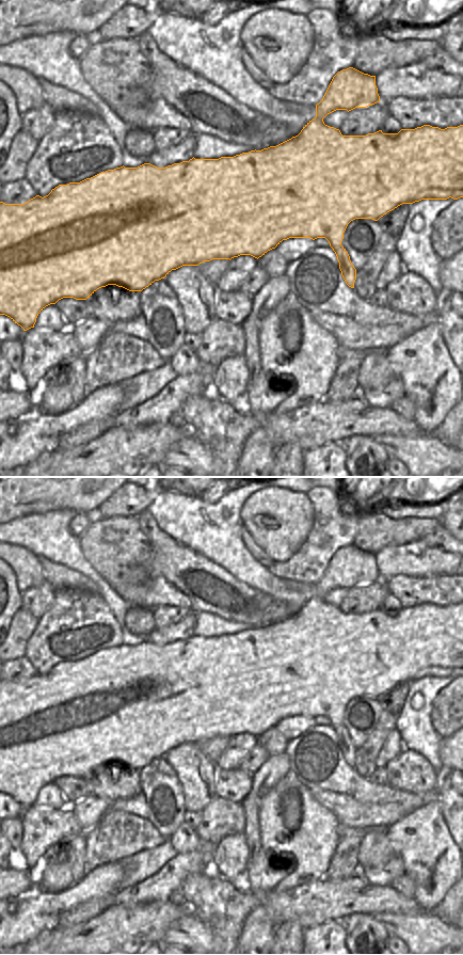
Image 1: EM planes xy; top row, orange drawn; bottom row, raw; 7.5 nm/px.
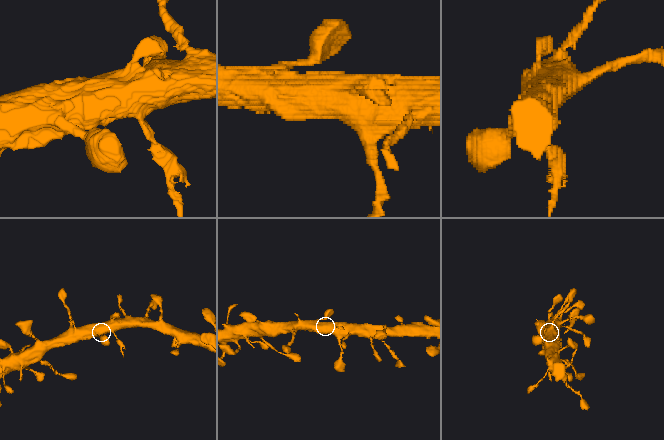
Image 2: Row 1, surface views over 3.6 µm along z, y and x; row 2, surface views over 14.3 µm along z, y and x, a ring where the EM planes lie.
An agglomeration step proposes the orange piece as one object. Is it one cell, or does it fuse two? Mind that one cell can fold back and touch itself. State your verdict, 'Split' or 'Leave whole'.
Leave whole

